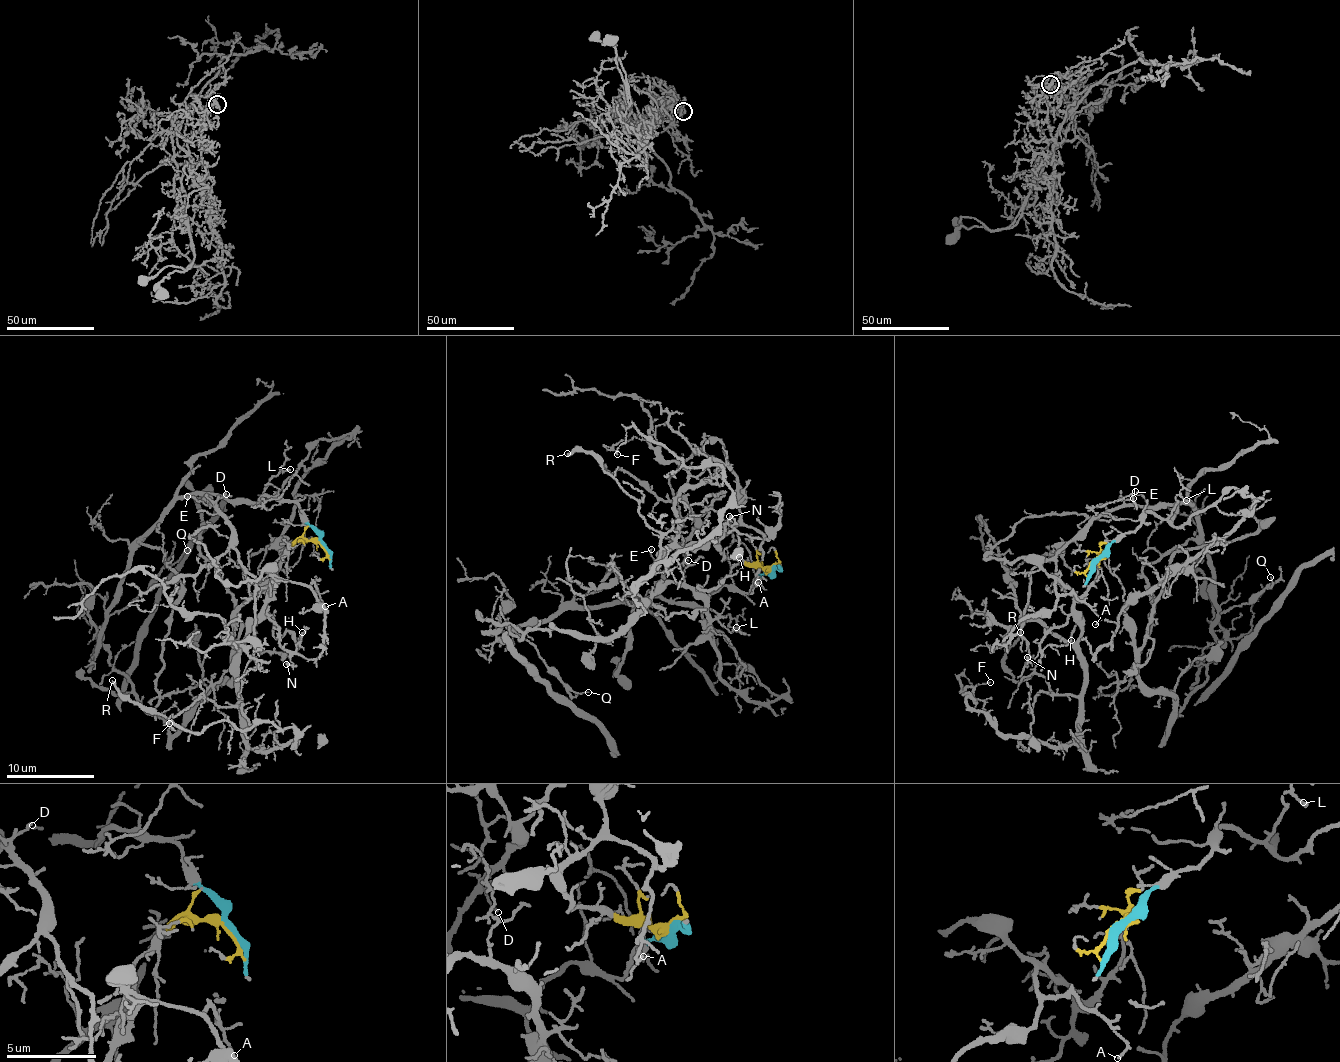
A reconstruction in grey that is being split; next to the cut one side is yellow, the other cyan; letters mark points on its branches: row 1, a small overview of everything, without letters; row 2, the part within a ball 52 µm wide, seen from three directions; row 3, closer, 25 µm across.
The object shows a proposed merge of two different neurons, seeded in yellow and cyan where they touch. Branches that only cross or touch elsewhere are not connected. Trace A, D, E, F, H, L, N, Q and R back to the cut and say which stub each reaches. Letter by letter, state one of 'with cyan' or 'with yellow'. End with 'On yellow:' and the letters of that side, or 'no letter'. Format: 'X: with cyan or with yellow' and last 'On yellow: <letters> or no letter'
A: with yellow
D: with cyan
E: with cyan
F: with yellow
H: with yellow
L: with cyan
N: with yellow
Q: with cyan
R: with yellow
On yellow: A, F, H, N, R

